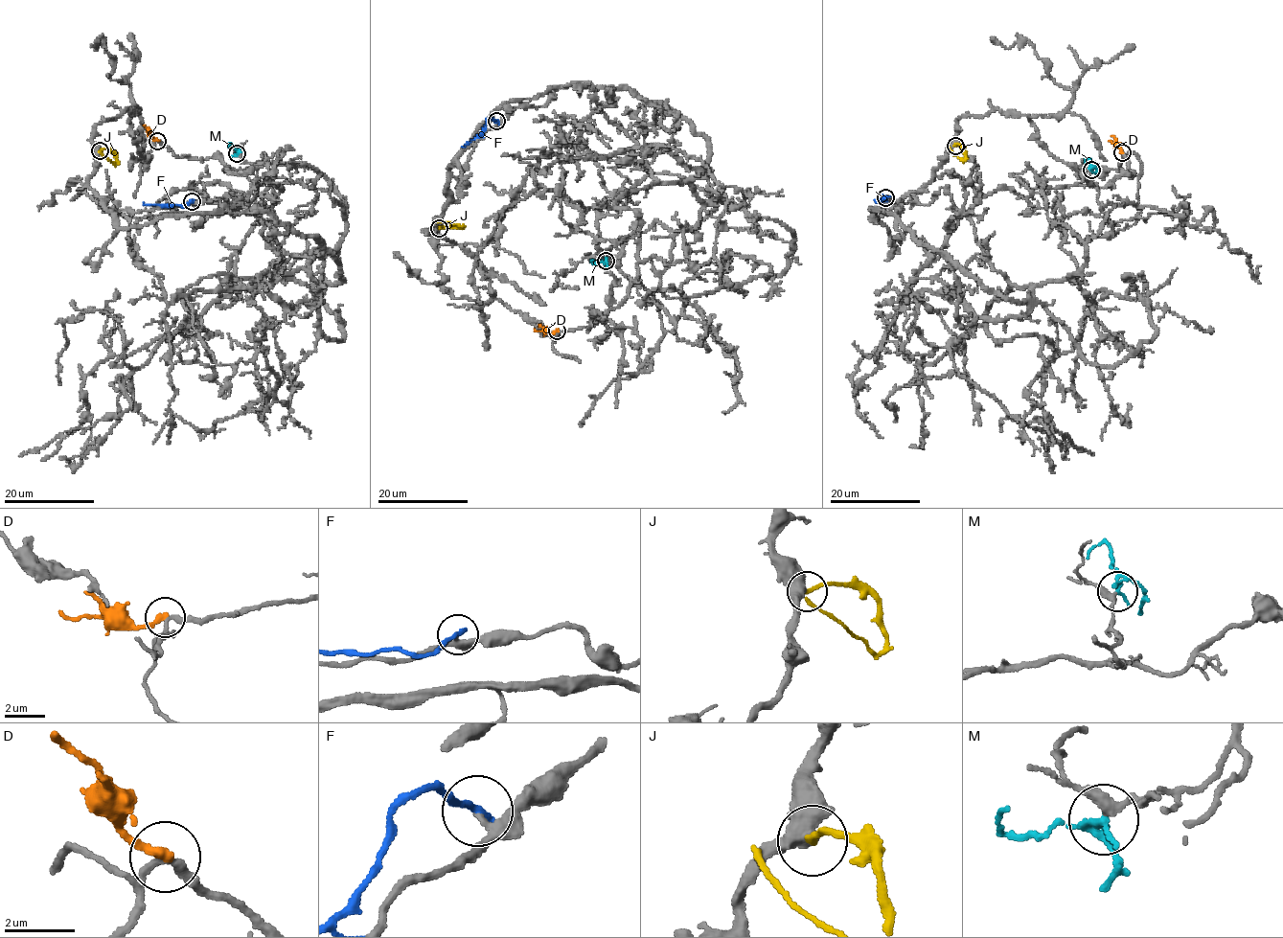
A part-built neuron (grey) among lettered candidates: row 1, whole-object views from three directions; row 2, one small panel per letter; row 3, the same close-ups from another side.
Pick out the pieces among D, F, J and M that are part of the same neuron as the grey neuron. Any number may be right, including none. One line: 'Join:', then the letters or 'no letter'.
Join: D, M

